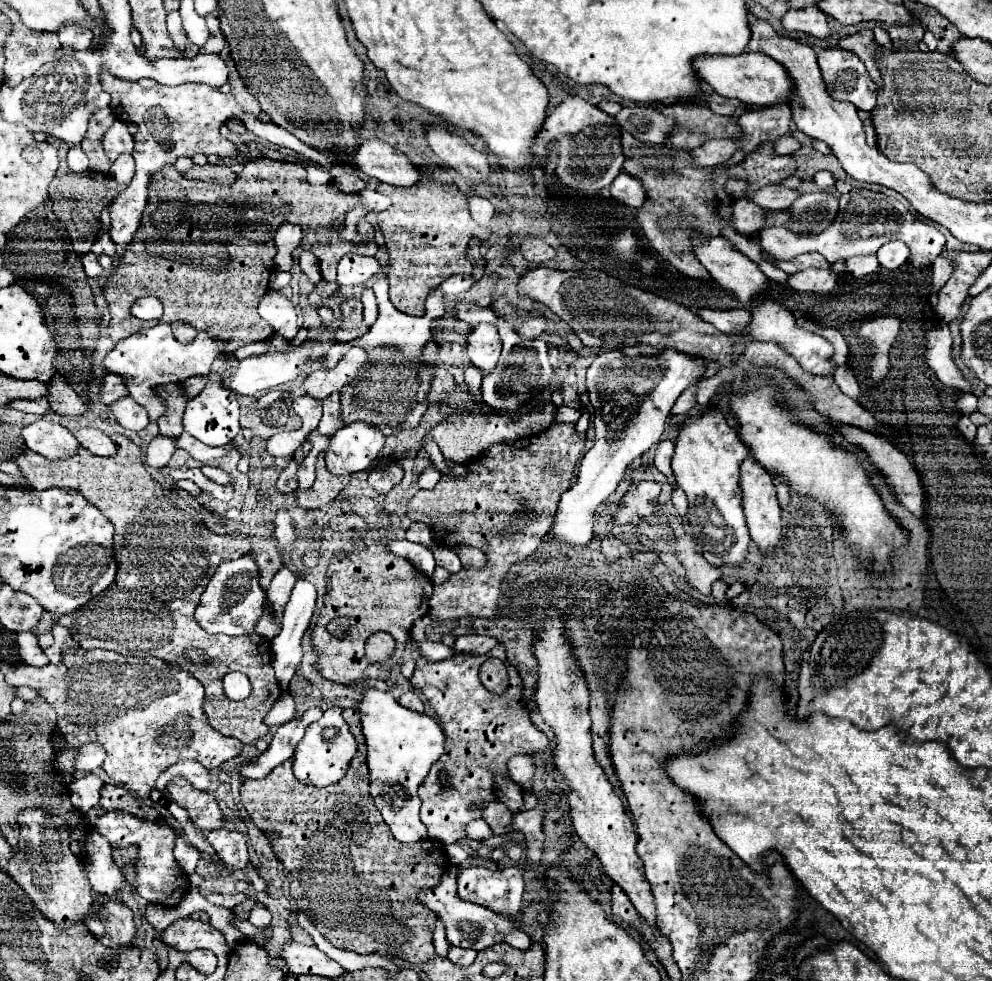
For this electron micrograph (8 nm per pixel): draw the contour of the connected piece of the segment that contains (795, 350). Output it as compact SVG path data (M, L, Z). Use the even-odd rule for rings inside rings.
M764 300L764 302L760 302L760 306L754 306L750 328L752 328L752 338L756 338L760 342L776 342L776 344L780 344L788 354L792 354L798 360L798 364L806 372L818 374L818 376L834 374L836 366L832 364L832 354L834 354L832 344L826 338L818 336L818 334L812 334L812 332L806 332L804 328L798 328L794 316L790 314L790 310L786 310L778 302Z

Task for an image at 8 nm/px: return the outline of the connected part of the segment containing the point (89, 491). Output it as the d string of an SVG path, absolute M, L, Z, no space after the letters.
M116 434L112 436L112 442L116 444L118 452L112 458L94 456L92 452L78 448L78 452L66 460L48 460L36 452L24 450L20 456L16 456L16 464L22 468L24 476L30 480L30 486L34 490L48 490L48 488L66 488L66 484L72 484L72 490L84 490L84 498L92 506L154 506L154 482L148 474L140 448L134 442L128 442L126 436Z

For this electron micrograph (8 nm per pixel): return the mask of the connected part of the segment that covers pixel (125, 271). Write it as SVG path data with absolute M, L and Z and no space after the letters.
M128 244L118 266L106 276L102 284L104 298L110 308L110 318L132 316L130 306L142 296L156 296L164 304L164 322L184 322L192 324L196 330L208 330L212 340L232 342L238 340L242 344L268 340L274 330L262 320L256 312L258 300L252 298L252 306L248 302L240 302L236 294L220 294L220 290L212 290L212 286L200 286L200 282L192 282L192 278L184 278L180 270L172 270L172 266L164 266L164 262L156 262L156 258L136 258L132 254L132 246Z

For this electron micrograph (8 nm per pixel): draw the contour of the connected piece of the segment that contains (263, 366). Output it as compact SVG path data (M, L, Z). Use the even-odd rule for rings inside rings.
M298 346L292 352L264 352L260 356L248 356L244 360L240 360L236 368L232 368L230 364L224 362L224 358L228 358L228 354L218 354L216 360L212 362L210 372L218 374L222 384L228 390L234 390L234 392L244 394L244 396L254 396L256 392L280 386L280 382L294 382L298 378L298 374L304 372L304 368L306 368L308 352L310 352L310 346Z

